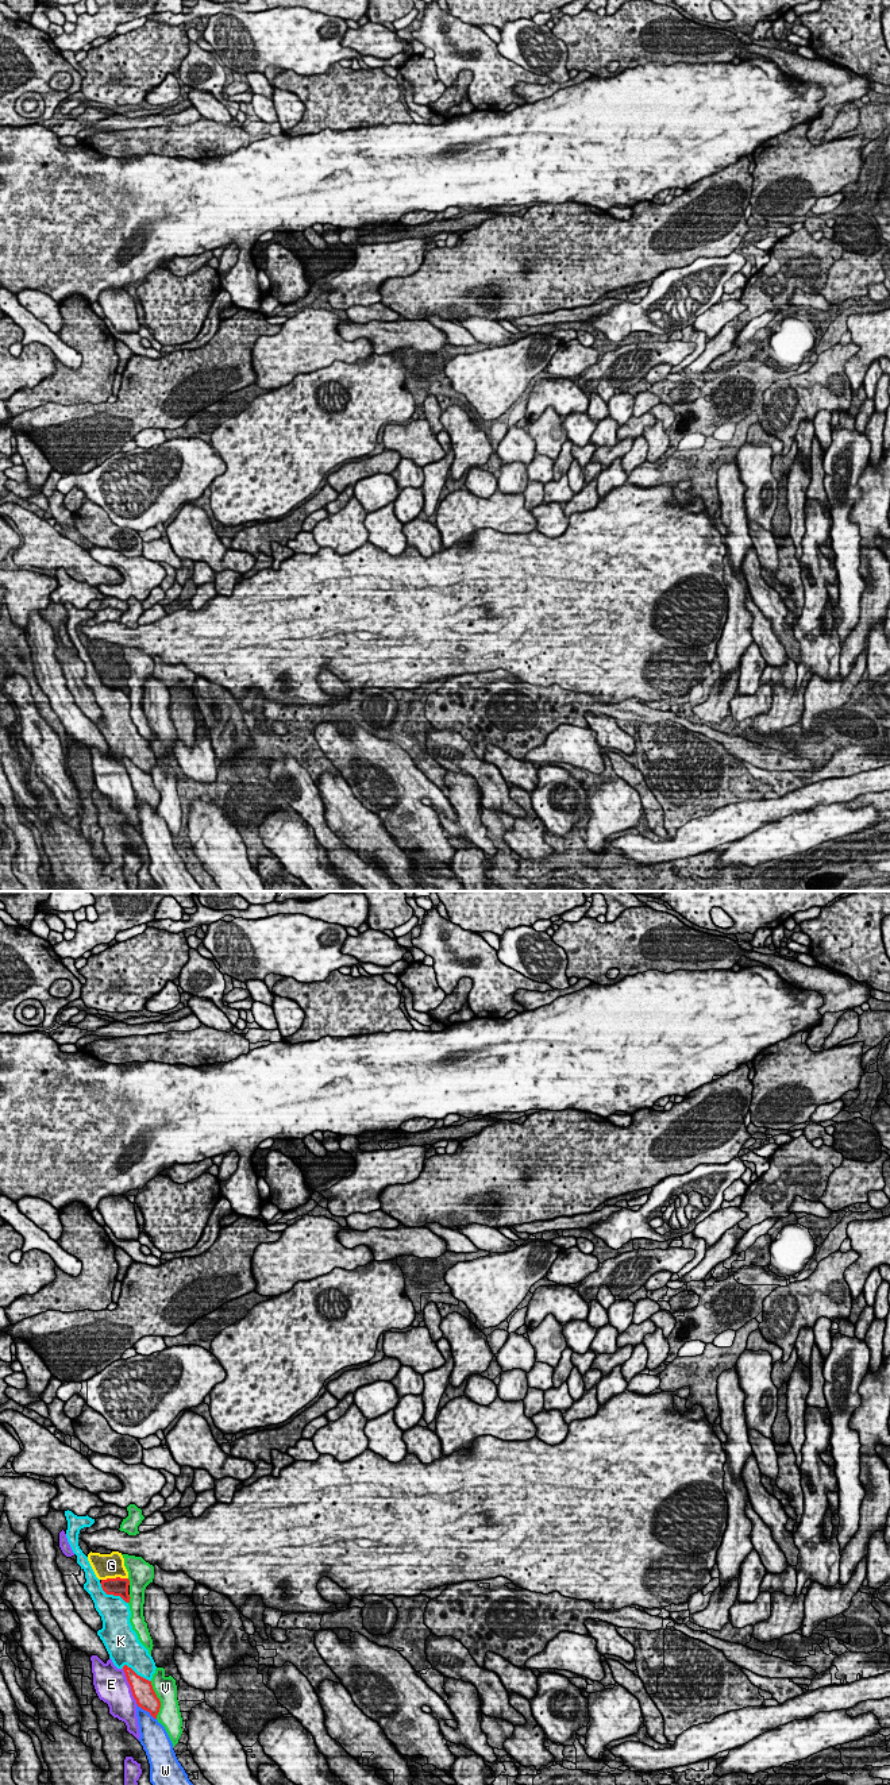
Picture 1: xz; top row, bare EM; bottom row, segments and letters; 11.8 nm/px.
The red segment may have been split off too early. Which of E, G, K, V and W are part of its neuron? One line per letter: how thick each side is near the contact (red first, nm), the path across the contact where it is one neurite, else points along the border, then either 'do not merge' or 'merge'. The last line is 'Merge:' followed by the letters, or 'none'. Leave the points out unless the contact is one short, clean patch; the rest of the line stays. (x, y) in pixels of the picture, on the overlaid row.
E: calibres 260 and 400 nm; do not merge
G: calibres 220 and 280 nm; way xz (118, 1587), (114, 1579), (111, 1565); merge
K: calibres 220 and 360 nm; do not merge
V: calibres 260 and 280 nm; do not merge
W: calibres 260 and 280 nm; do not merge
Merge: G

